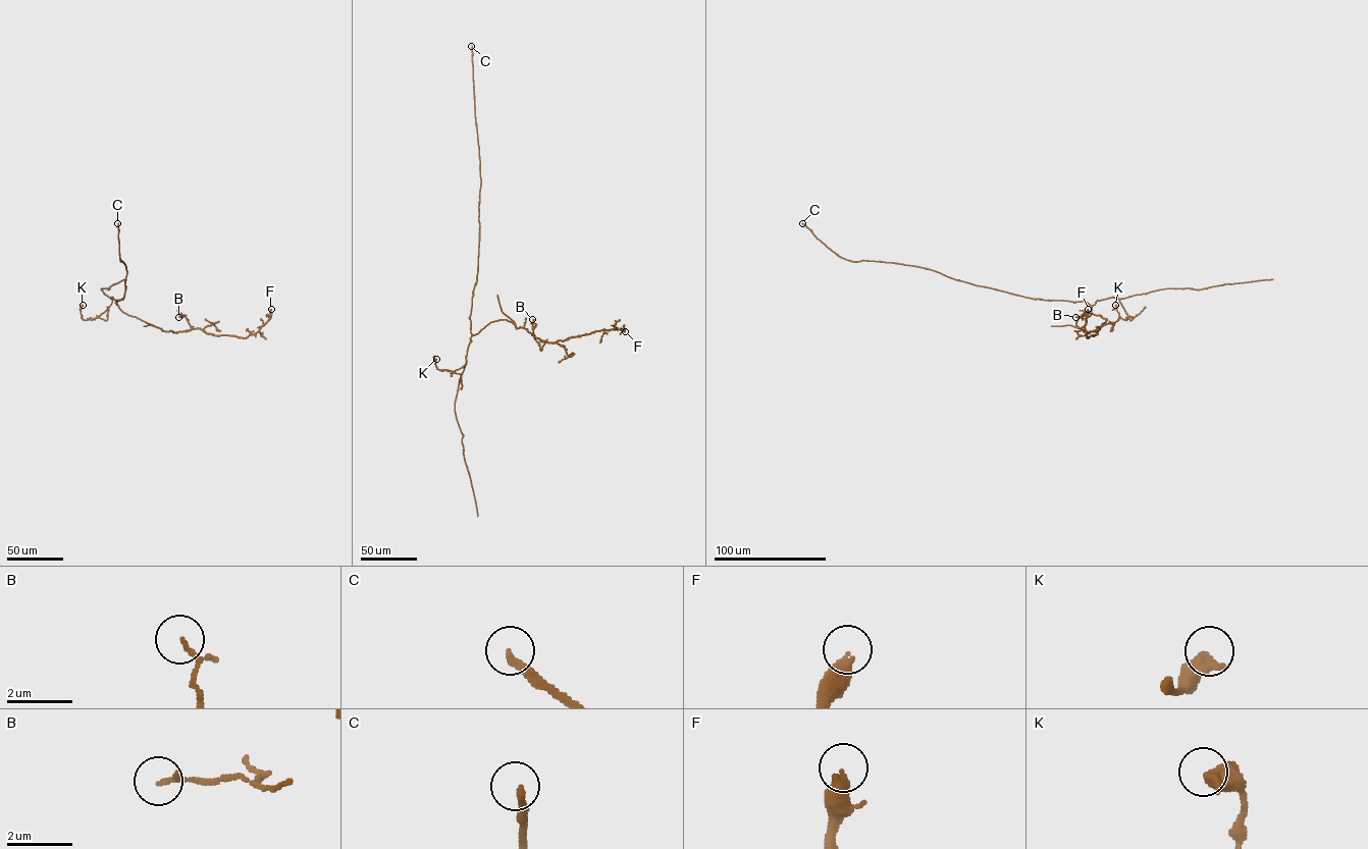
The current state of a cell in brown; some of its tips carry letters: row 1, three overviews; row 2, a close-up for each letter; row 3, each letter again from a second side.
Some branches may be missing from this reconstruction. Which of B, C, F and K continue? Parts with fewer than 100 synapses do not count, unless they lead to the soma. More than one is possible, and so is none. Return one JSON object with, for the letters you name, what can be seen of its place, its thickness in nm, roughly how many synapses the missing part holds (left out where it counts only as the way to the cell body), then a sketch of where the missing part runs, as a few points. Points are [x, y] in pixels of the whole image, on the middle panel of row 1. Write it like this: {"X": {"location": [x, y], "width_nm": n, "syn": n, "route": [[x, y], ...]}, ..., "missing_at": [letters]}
{"C": {"location": [471, 46], "width_nm": 240, "syn": 100}, "missing_at": ["C"]}

